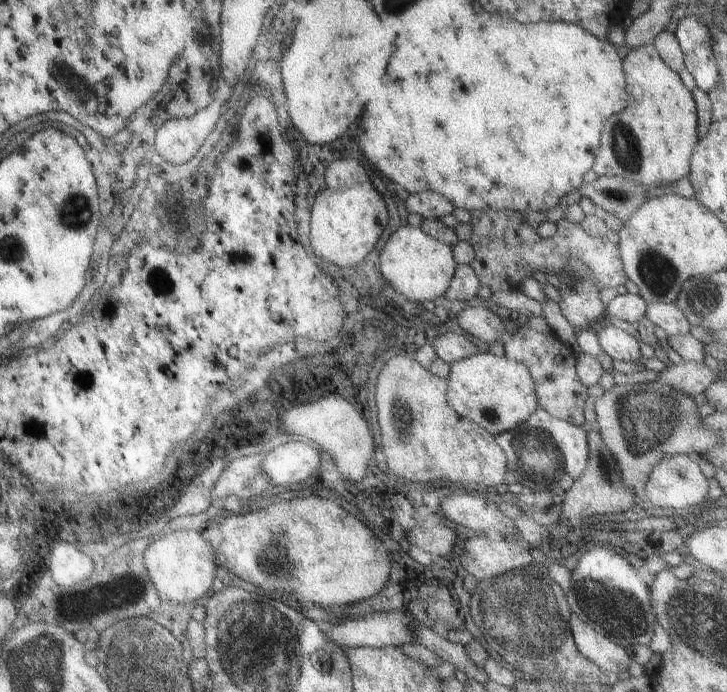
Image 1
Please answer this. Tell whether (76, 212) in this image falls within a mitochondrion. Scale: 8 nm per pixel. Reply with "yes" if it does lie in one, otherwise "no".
yes

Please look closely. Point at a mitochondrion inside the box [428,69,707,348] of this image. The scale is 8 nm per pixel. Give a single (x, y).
(624, 143)

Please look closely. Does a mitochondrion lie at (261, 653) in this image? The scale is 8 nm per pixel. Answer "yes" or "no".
yes

